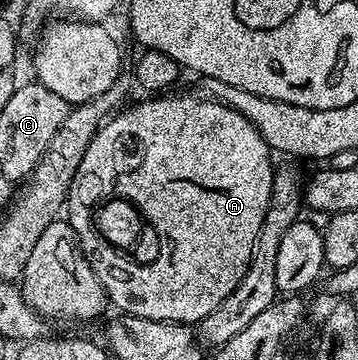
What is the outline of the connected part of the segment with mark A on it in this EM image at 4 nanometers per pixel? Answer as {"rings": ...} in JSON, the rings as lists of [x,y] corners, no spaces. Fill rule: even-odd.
{"rings":[[[173,94],[145,98],[149,100],[118,111],[98,127],[85,151],[85,160],[97,160],[97,169],[93,172],[93,180],[86,184],[84,171],[74,174],[67,201],[67,219],[75,230],[82,254],[103,286],[108,303],[112,307],[114,304],[118,313],[193,326],[235,290],[249,269],[255,238],[259,226],[263,226],[263,214],[269,209],[275,164],[269,161],[269,144],[239,110],[204,94],[169,95]],[[121,172],[137,172],[137,185],[131,200],[148,227],[157,231],[157,257],[150,264],[137,264],[134,268],[129,268],[129,260],[125,257],[128,255],[107,243],[94,224],[94,205],[121,192]]]}

